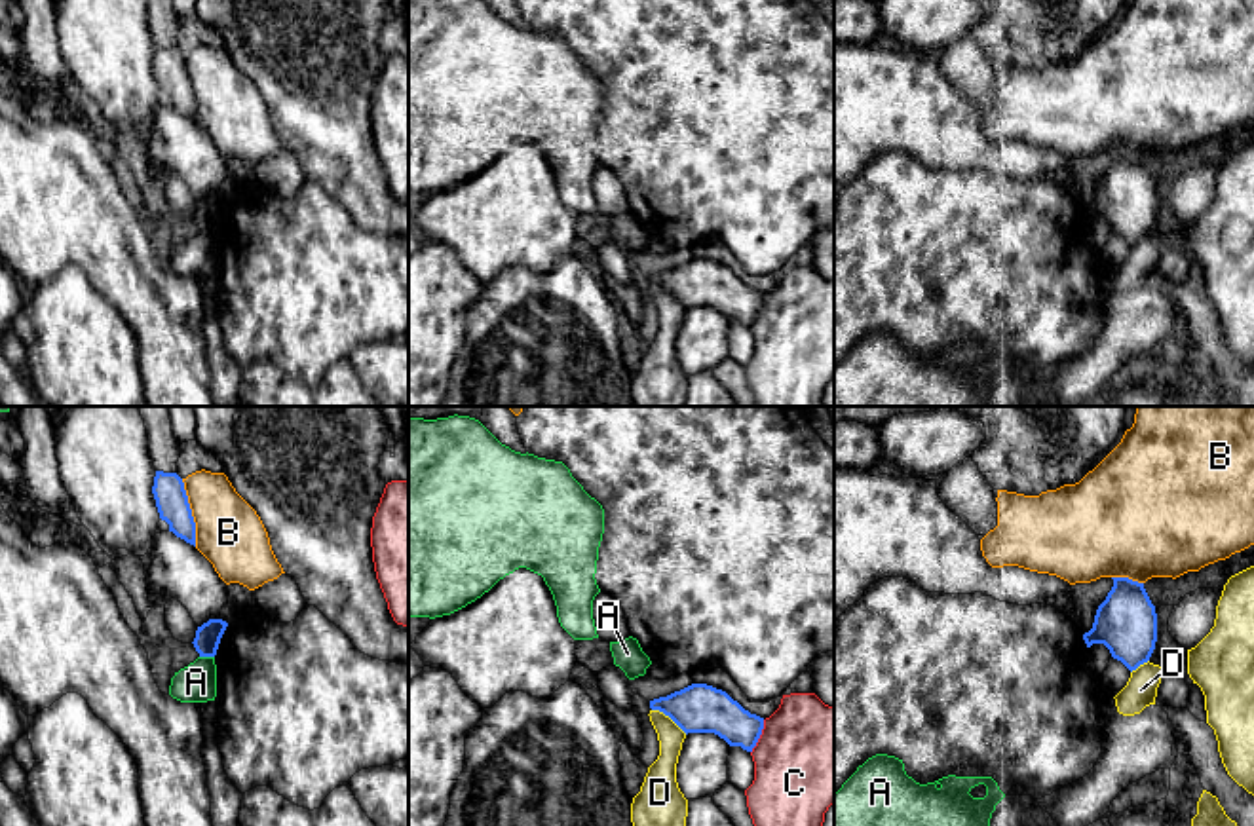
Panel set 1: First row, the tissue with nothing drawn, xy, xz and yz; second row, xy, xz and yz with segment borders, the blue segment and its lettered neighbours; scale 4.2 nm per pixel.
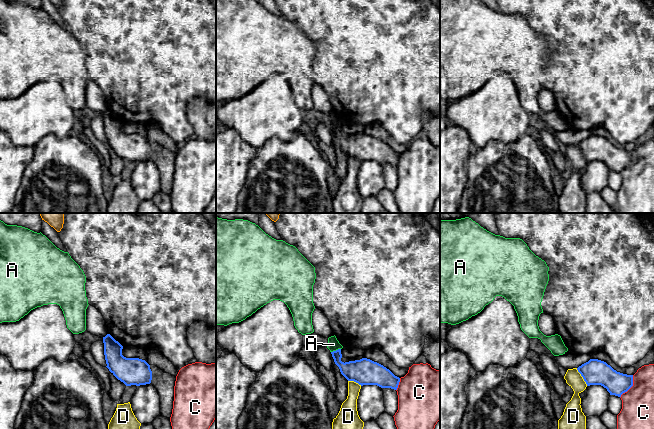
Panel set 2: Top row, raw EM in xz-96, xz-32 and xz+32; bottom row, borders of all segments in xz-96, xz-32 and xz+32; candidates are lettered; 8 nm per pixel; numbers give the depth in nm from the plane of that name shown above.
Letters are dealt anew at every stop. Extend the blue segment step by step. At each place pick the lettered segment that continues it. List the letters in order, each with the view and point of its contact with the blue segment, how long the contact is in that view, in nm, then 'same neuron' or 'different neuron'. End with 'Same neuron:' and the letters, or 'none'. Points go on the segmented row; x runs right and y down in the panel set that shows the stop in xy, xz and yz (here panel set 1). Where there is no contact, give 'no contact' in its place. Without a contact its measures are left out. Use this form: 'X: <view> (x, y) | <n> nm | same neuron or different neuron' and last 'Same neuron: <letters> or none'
A: xy (208, 656) | 60 nm | different neuron
B: xy (190, 513) | 300 nm | different neuron
C: xz (759, 737) | 160 nm | different neuron
D: xz (669, 716) | 190 nm | different neuron
Same neuron: none

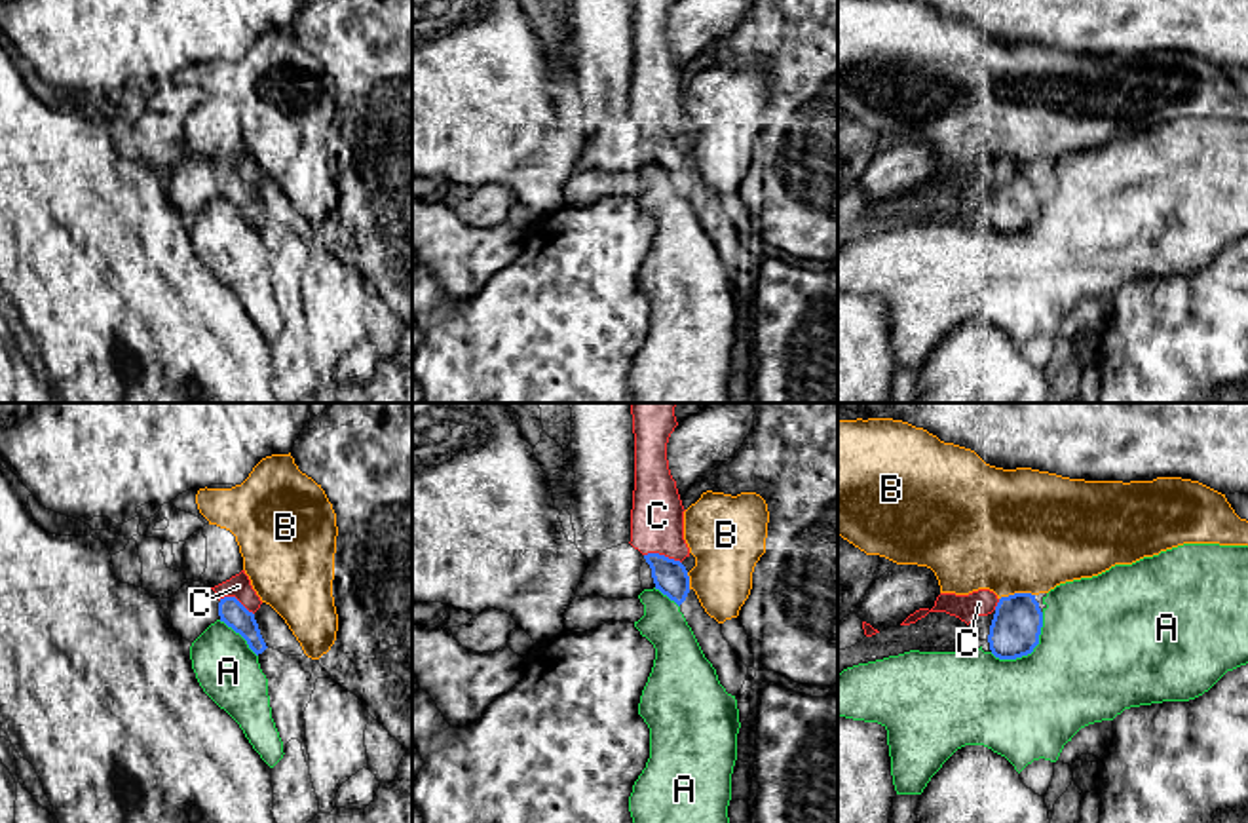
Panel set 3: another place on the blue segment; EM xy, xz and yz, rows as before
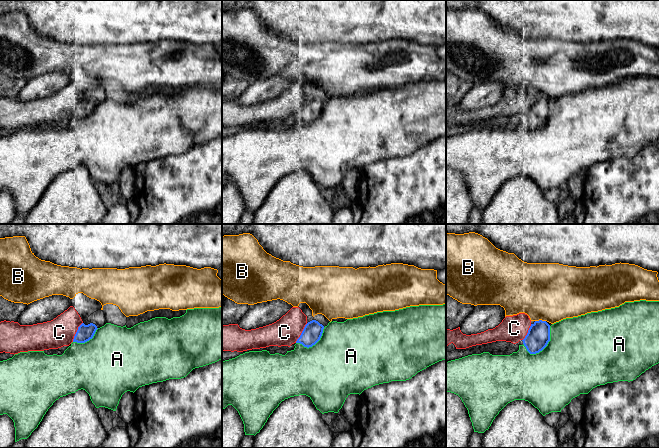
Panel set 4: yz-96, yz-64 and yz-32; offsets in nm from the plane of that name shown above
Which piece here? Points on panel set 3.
A: yz (1030, 652) | 280 nm | different neuron
B: yz (1017, 593) | 150 nm | different neuron
C: xz (663, 555) | 170 nm | same neuron
Same neuron: C

